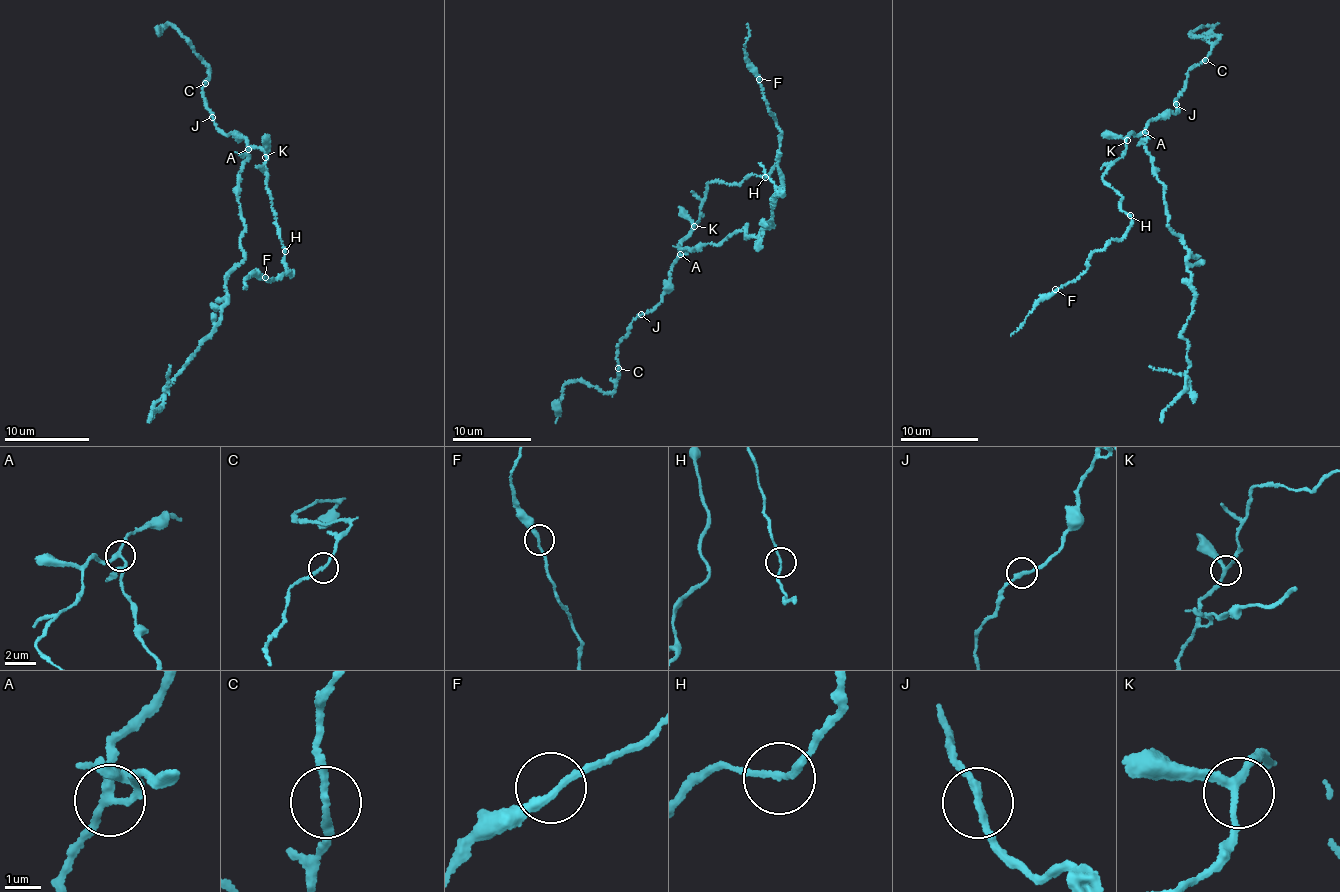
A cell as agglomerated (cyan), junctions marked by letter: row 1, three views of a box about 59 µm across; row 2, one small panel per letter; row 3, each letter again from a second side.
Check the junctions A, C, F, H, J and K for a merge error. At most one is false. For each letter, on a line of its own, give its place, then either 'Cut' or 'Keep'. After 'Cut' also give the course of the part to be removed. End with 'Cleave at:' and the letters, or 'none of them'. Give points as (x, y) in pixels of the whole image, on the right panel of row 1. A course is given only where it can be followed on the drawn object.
A: Place: (1145, 132). Cut. Course of the part to remove: (1144, 133), (1169, 228), (1185, 242), (1194, 304), (1182, 333), (1185, 387), (1162, 422)
C: Place: (1205, 60). Keep
F: Place: (1055, 289). Keep
H: Place: (1130, 215). Keep
J: Place: (1176, 104). Keep
K: Place: (1127, 140). Keep
Cleave at: A

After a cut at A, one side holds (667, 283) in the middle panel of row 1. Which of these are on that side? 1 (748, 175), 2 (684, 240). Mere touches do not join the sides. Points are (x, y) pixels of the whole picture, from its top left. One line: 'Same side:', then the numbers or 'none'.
Same side: 1, 2

